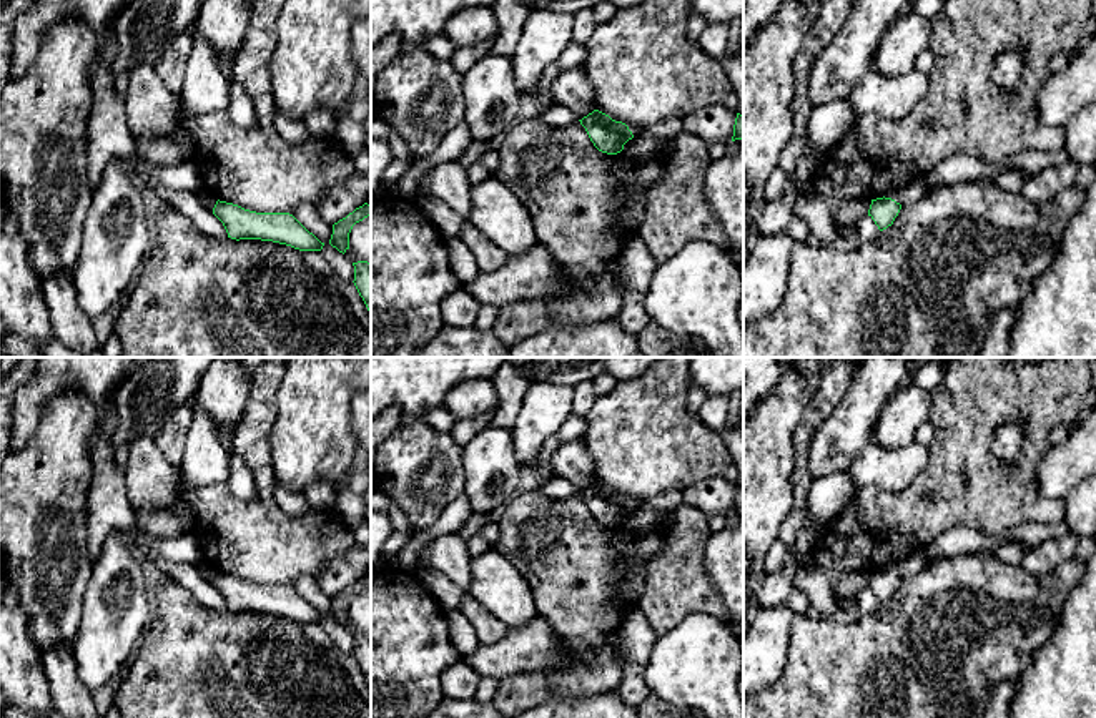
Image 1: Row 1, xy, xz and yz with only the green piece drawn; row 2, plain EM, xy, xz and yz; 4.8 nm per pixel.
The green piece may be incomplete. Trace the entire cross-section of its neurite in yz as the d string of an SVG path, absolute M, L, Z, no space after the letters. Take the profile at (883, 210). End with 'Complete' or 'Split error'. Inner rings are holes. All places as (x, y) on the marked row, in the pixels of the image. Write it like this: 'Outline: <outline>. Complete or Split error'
Outline: M876 198L871 199L868 216L875 221L880 231L893 224L898 216L901 204L891 198Z. Complete

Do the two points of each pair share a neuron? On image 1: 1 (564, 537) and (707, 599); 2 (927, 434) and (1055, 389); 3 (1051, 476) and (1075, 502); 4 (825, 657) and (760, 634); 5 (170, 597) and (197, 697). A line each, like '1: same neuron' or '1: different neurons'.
1: different neurons
2: different neurons
3: different neurons
4: different neurons
5: same neuron

